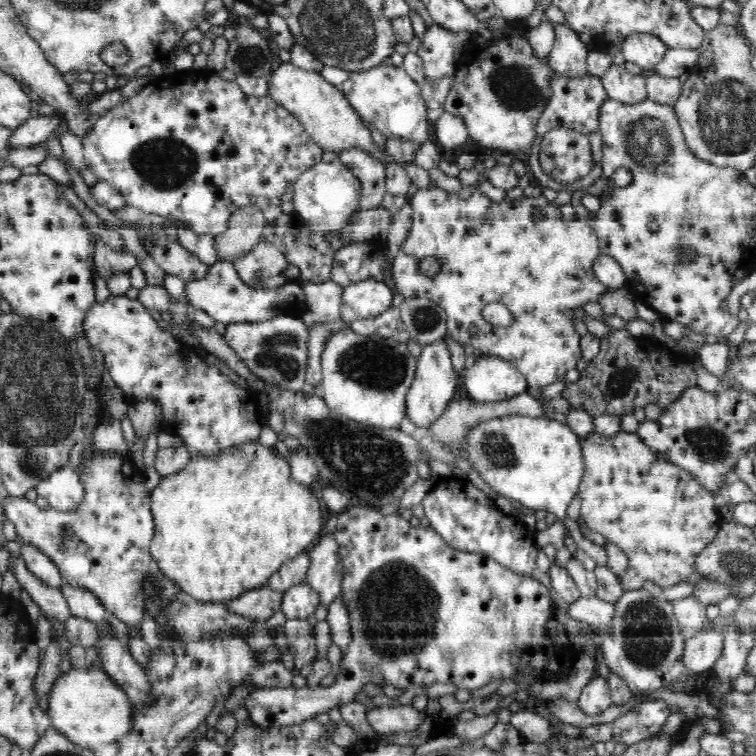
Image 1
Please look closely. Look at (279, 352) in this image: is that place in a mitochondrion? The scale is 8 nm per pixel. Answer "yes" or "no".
yes

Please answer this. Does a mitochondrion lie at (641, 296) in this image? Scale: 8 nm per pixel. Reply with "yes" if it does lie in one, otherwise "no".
no

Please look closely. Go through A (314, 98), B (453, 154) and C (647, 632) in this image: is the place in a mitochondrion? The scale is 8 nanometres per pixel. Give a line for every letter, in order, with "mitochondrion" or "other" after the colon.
A: other
B: other
C: mitochondrion

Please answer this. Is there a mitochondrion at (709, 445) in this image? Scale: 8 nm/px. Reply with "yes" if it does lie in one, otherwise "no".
yes

